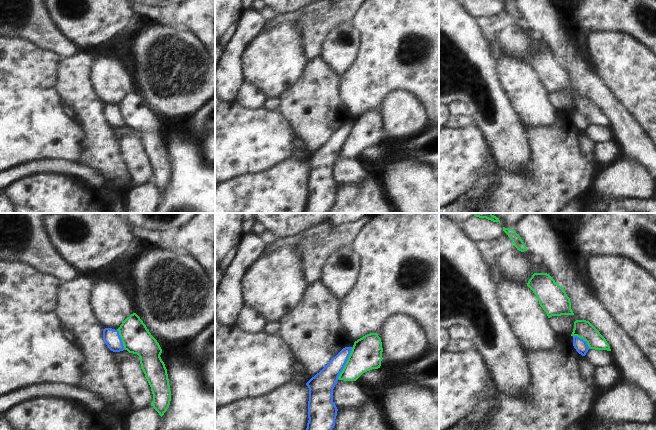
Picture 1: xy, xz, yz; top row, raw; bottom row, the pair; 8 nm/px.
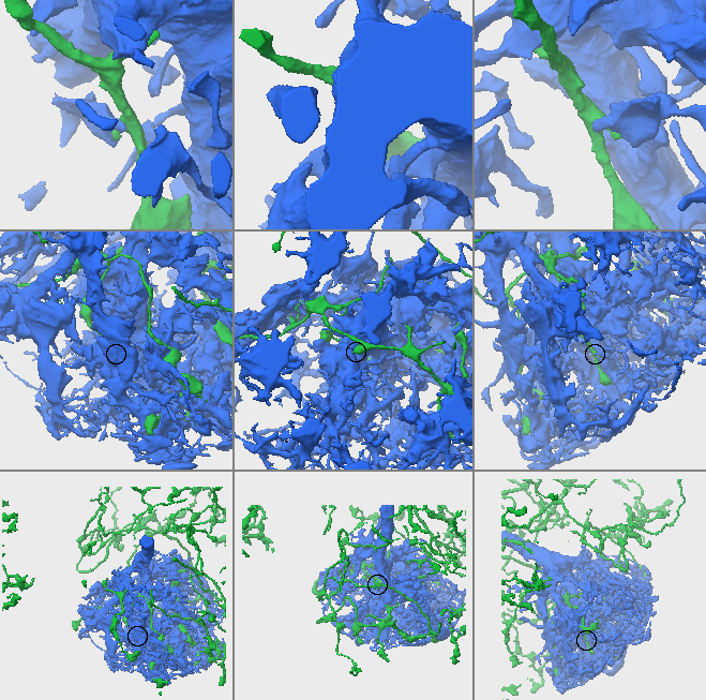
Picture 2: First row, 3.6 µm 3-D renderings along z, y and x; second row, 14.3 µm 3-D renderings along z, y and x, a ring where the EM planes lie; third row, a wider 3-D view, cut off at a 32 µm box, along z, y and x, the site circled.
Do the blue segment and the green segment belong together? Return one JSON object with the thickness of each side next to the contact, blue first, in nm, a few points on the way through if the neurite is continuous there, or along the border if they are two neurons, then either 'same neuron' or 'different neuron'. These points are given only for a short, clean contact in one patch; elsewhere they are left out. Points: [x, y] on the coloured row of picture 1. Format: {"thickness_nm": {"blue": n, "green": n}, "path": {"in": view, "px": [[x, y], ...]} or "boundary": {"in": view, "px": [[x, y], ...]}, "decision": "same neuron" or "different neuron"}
{"thickness_nm": {"blue": 190, "green": 240}, "decision": "different neuron"}

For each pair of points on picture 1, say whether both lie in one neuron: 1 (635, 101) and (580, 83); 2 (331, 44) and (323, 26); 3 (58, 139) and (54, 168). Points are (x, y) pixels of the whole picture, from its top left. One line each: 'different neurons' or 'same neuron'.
1: different neurons
2: different neurons
3: different neurons

